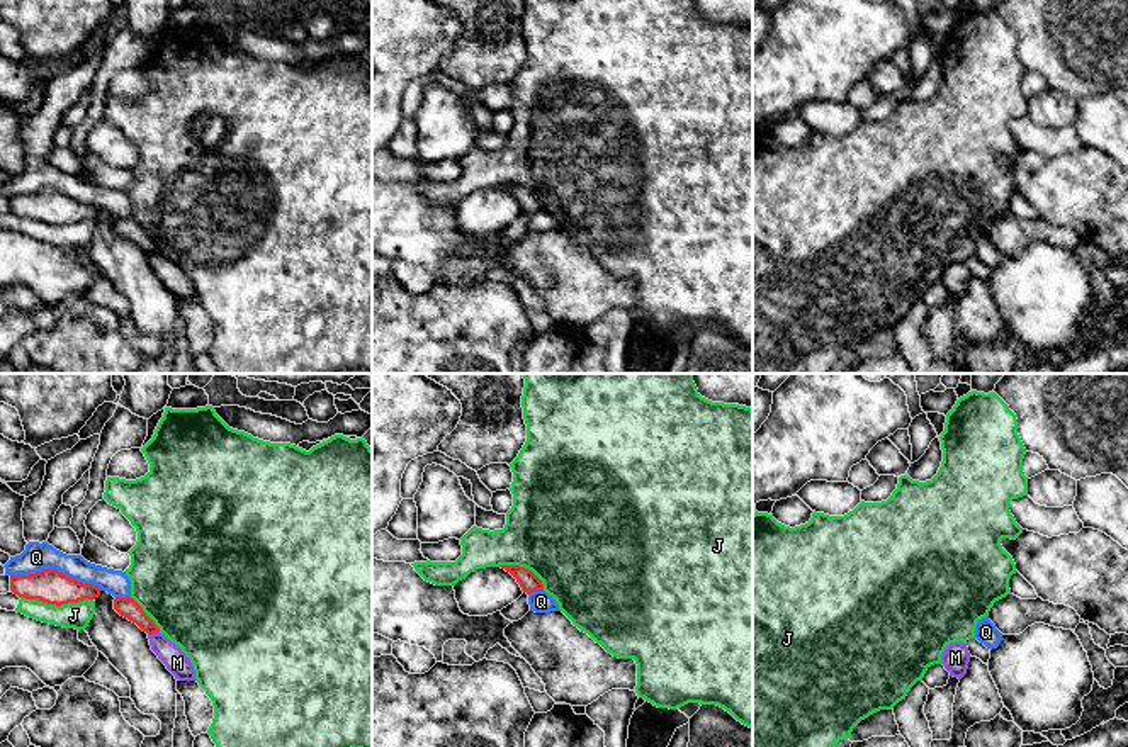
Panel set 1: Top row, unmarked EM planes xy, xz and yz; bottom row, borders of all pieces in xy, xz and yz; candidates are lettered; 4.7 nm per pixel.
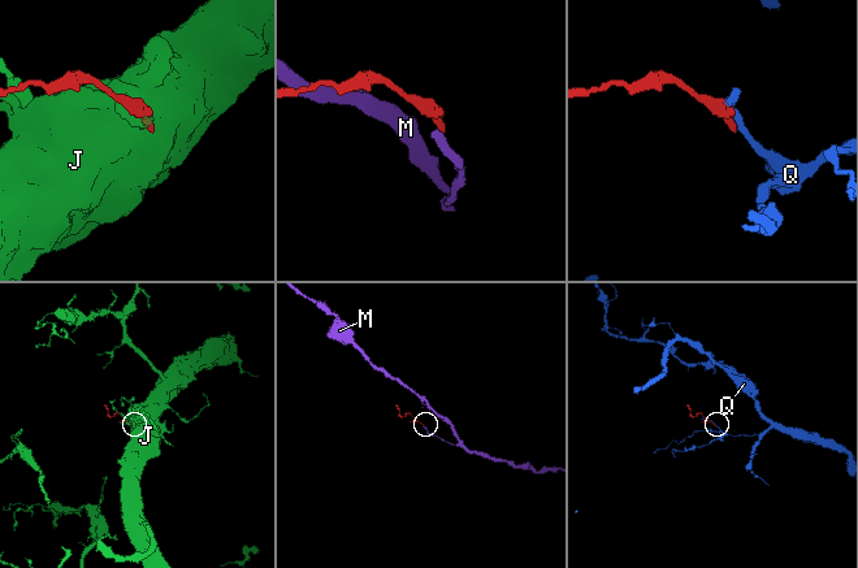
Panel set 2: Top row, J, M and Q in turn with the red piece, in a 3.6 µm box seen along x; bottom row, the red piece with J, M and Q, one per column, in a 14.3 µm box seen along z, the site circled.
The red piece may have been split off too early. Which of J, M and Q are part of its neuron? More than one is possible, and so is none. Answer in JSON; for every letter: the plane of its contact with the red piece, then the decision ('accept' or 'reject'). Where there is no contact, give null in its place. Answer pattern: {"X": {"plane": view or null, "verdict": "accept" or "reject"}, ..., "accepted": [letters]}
{"J": {"plane": "xy", "verdict": "reject"}, "M": {"plane": "xy", "verdict": "reject"}, "Q": {"plane": "xy", "verdict": "reject"}, "accepted": []}

